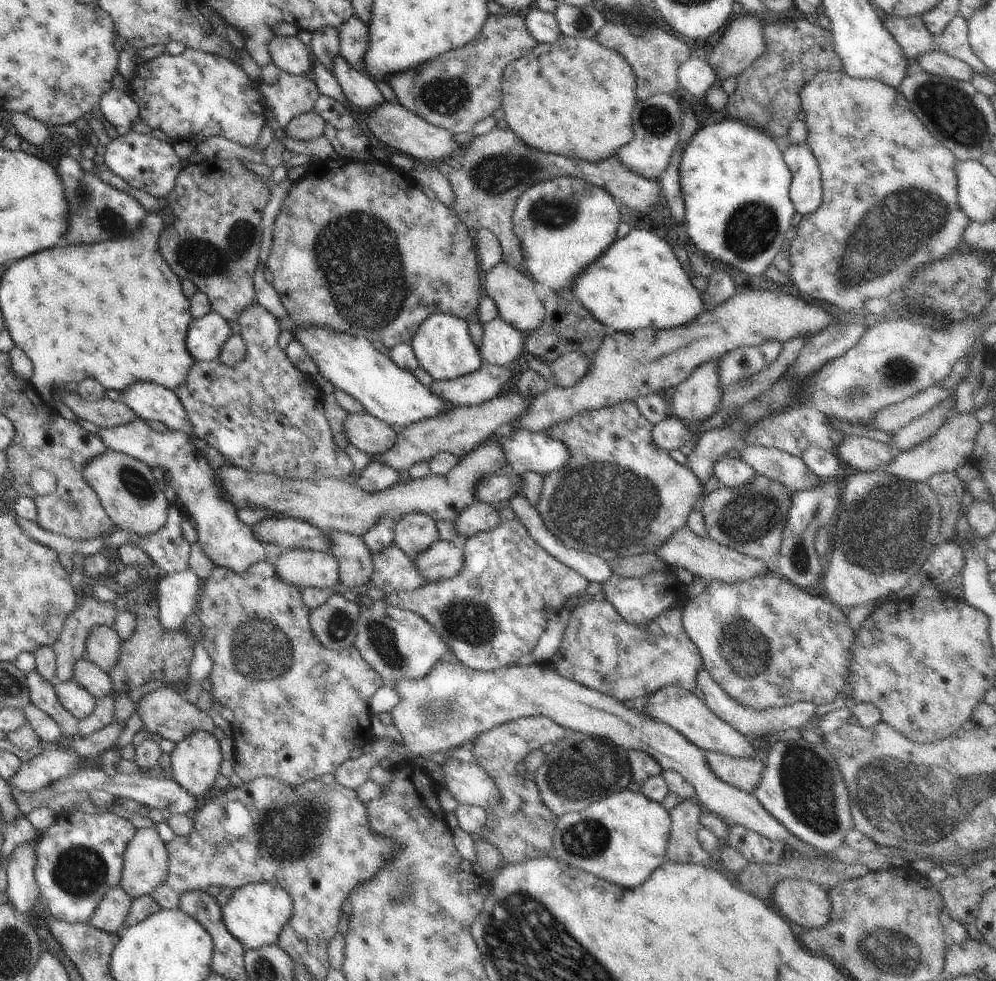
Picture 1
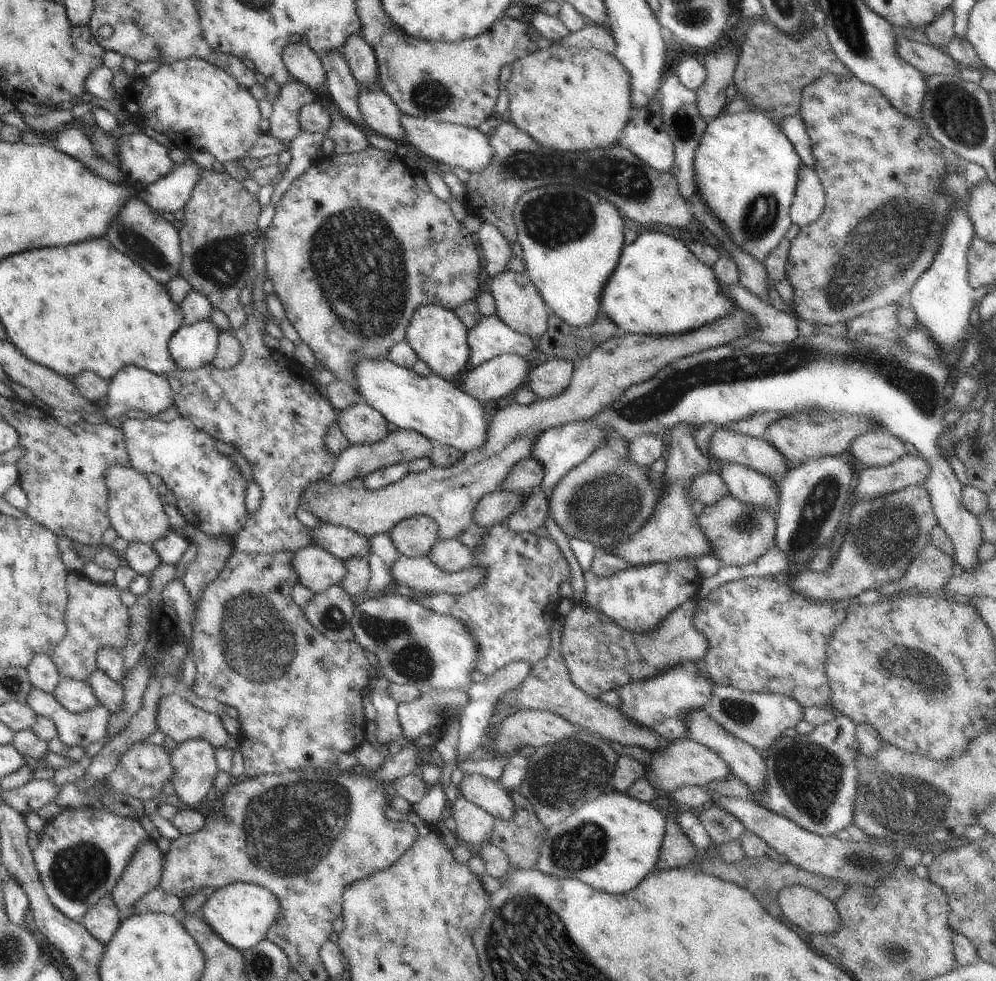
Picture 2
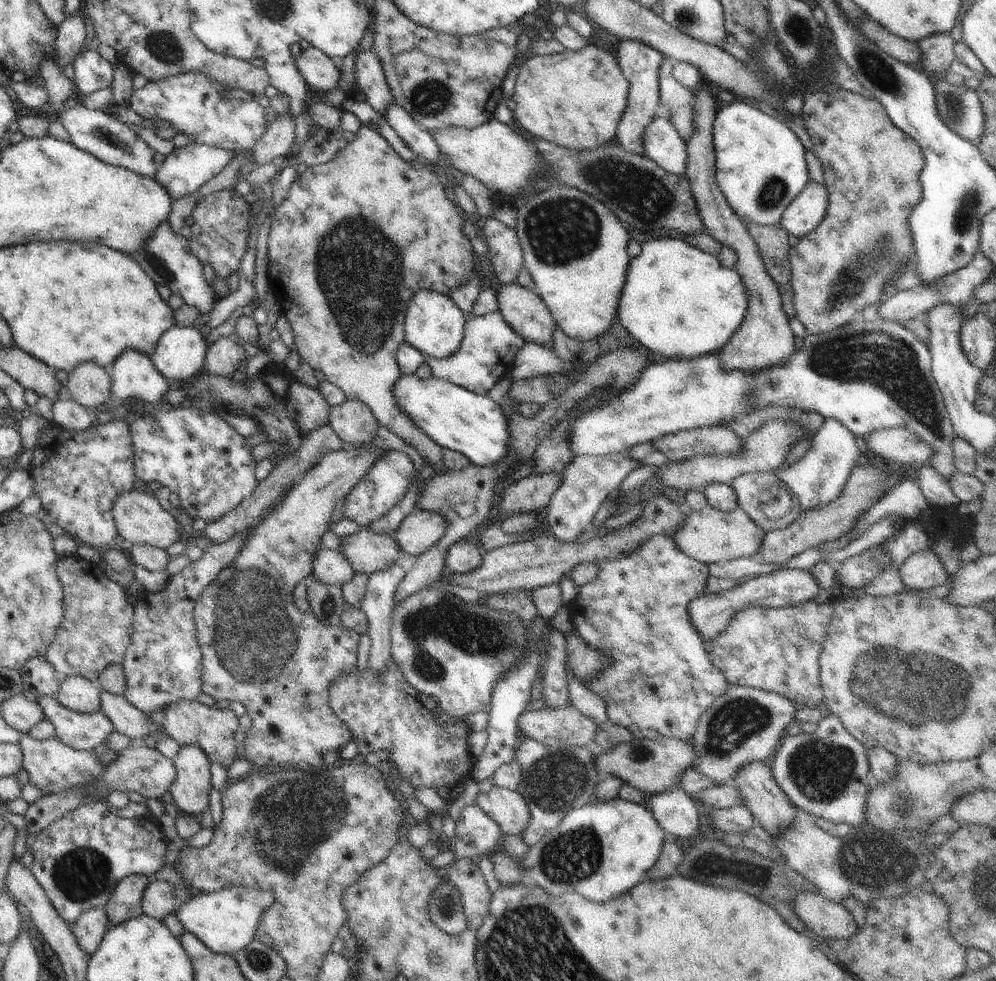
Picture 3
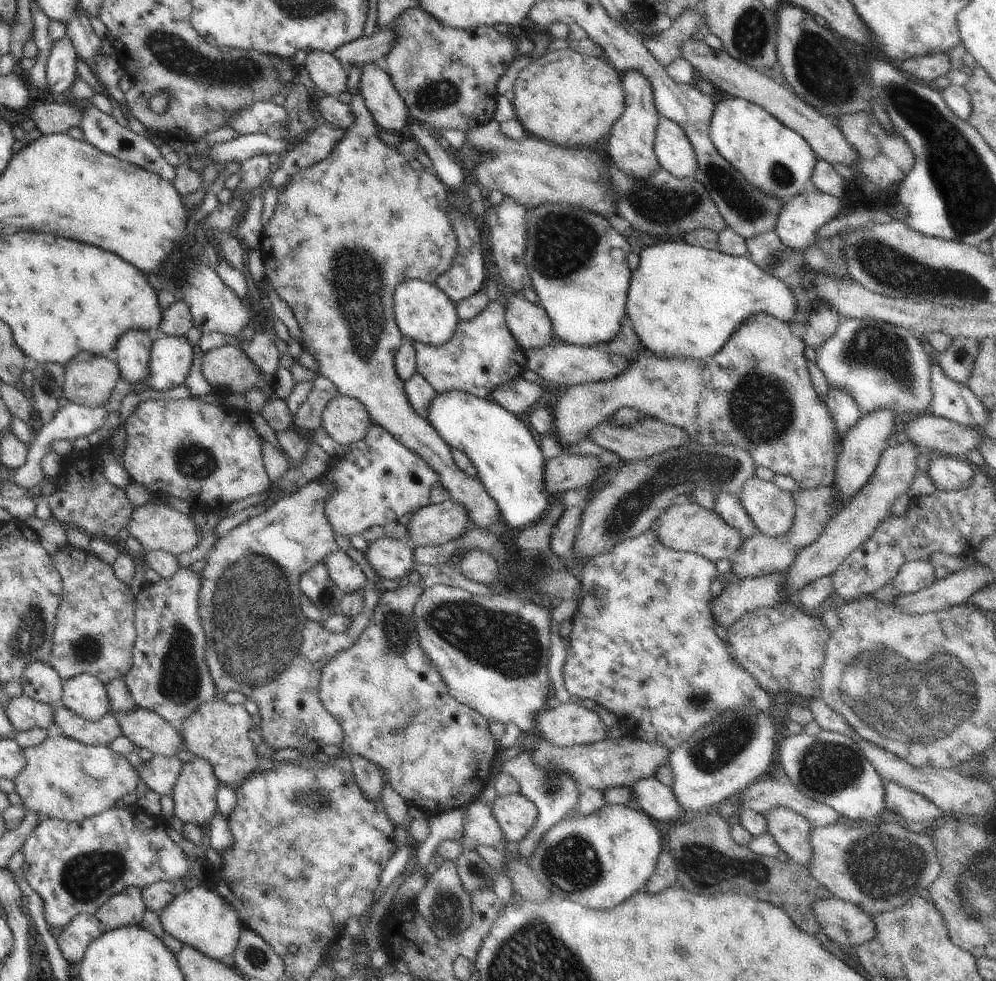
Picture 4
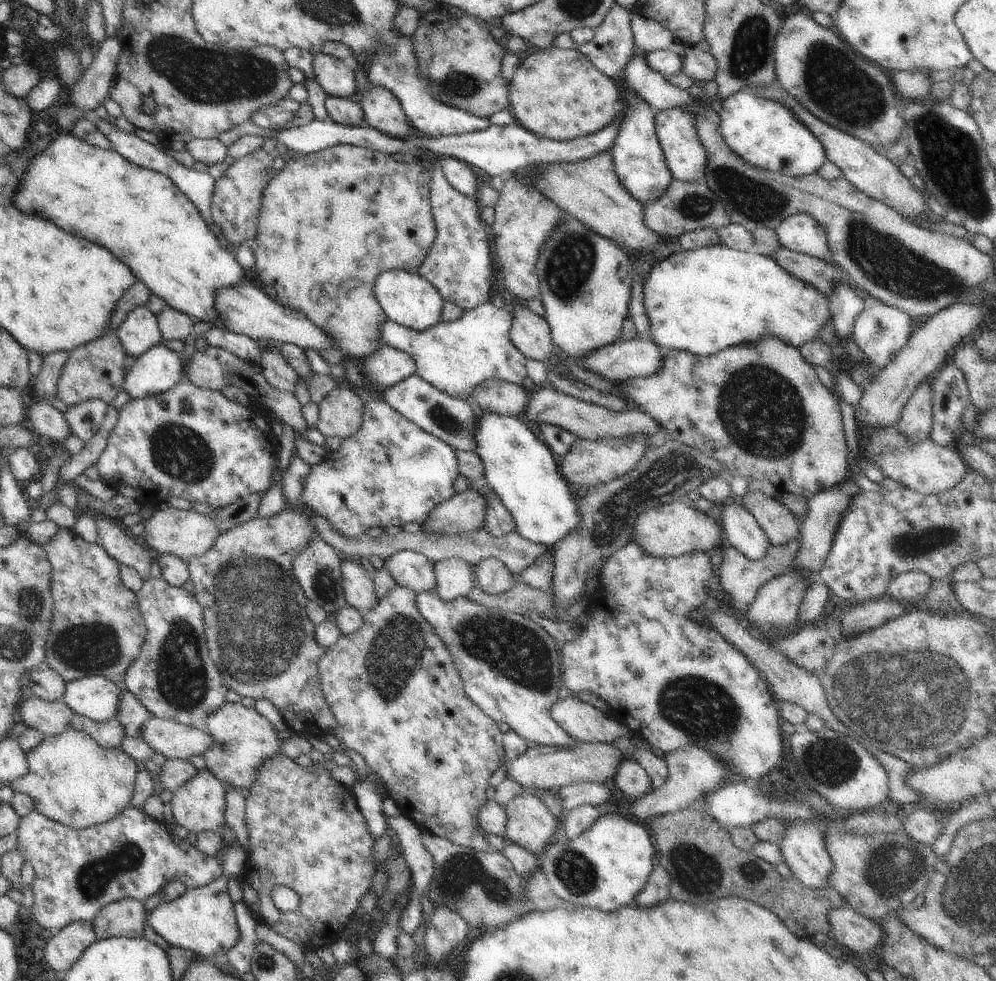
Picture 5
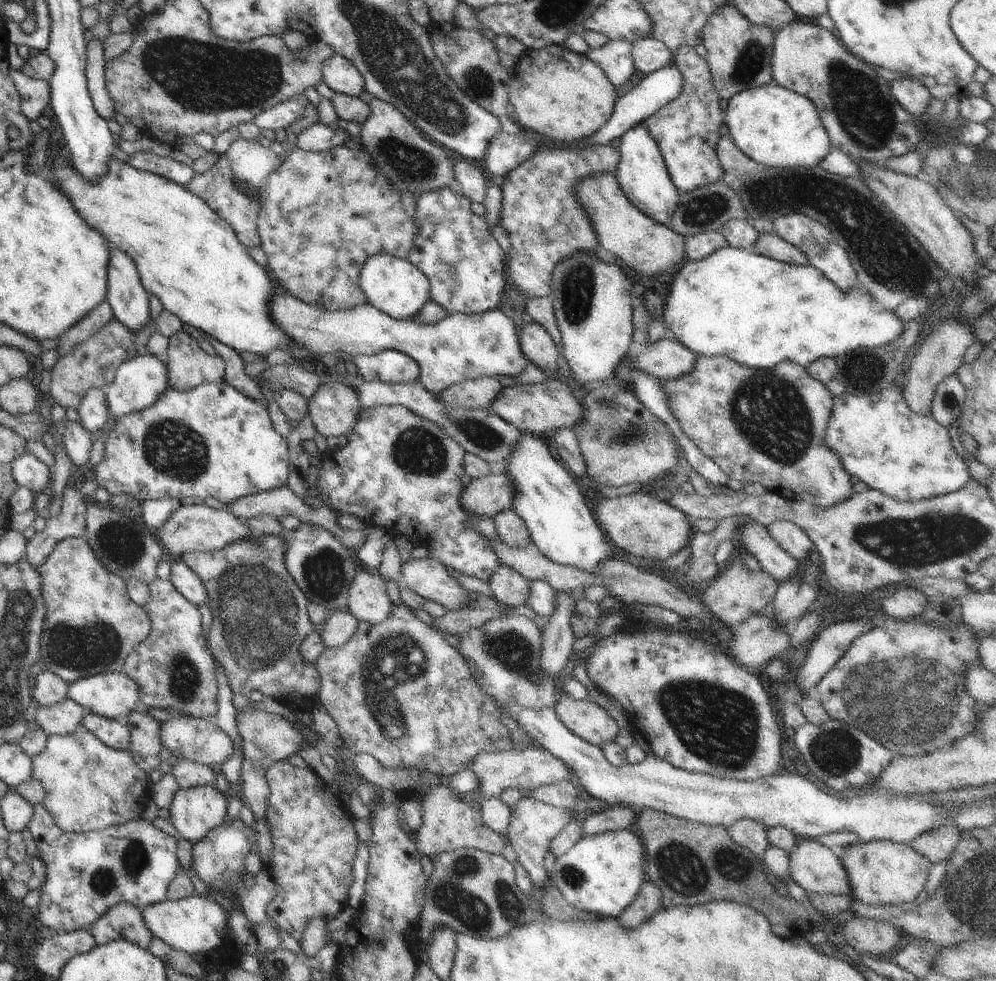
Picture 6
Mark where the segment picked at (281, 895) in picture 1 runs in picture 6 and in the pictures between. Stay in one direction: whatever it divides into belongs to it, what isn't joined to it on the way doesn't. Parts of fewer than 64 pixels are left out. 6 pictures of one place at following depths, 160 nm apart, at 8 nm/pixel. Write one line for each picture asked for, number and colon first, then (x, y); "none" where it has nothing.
2: (241, 914)
3: (226, 921)
4: (199, 917)
5: (203, 920)
6: (195, 923)

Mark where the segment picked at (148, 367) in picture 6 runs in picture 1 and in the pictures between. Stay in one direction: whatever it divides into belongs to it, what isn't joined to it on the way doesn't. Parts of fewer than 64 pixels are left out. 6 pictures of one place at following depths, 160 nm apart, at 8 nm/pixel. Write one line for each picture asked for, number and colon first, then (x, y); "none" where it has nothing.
1: (206, 336)
2: (194, 346)
3: (180, 354)
4: (171, 359)
5: (158, 370)

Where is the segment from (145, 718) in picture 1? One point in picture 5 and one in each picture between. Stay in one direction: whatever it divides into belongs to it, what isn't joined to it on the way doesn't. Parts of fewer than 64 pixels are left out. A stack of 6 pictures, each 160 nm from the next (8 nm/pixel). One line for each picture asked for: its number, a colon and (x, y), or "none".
2: (177, 718)
3: (189, 722)
4: (217, 731)
5: (243, 739)

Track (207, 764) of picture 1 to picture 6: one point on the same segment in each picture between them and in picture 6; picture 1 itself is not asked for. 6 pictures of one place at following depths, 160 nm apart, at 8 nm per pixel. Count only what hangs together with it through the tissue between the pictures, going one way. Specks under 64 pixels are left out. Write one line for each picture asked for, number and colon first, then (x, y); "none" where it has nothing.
2: (195, 770)
3: (190, 790)
4: (194, 795)
5: (198, 805)
6: (195, 811)

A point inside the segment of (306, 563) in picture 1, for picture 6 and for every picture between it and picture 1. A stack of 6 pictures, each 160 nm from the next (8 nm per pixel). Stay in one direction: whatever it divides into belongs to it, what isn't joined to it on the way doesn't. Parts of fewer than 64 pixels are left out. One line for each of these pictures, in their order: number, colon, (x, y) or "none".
2: (317, 569)
3: (330, 566)
4: (345, 571)
5: (358, 584)
6: (368, 601)

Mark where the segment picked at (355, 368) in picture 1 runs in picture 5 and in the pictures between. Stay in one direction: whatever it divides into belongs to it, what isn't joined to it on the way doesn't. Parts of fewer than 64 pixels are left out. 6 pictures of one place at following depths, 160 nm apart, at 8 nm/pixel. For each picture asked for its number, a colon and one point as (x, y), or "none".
2: (434, 407)
3: (453, 417)
4: (509, 464)
5: (522, 471)

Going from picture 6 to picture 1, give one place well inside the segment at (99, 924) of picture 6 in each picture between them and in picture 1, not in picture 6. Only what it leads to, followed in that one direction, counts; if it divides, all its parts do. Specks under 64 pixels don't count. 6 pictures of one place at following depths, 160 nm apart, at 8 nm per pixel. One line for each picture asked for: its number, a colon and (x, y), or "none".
1: (146, 862)
2: (142, 874)
3: (124, 903)
4: (127, 908)
5: (126, 917)

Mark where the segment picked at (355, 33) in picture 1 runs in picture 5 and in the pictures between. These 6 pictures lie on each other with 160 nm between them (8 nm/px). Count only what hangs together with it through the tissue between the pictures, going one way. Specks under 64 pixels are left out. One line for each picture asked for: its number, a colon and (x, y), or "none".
2: (358, 54)
3: (371, 84)
4: (389, 111)
5: (383, 111)

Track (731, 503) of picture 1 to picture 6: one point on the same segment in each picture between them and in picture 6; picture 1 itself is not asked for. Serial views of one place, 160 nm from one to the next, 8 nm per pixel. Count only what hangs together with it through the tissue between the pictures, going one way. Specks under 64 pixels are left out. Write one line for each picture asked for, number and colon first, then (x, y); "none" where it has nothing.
2: (739, 534)
3: (709, 535)
4: (685, 526)
5: (671, 530)
6: (643, 525)

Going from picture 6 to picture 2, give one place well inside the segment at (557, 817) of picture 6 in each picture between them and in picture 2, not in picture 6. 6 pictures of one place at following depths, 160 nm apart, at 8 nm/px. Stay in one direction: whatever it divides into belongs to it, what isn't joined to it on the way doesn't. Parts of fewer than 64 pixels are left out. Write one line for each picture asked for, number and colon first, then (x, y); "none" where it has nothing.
2: (489, 795)
3: (506, 807)
4: (516, 814)
5: (529, 824)

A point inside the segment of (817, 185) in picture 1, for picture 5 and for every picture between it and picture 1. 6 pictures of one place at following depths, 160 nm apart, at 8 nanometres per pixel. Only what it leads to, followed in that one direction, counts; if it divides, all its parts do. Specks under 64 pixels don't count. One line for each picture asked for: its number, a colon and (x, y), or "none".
2: (809, 201)
3: (808, 209)
4: (798, 221)
5: (801, 232)

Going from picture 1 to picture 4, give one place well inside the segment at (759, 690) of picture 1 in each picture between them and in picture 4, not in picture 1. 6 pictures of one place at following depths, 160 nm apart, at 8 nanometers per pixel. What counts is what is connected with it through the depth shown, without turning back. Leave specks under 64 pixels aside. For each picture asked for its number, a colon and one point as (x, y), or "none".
2: (762, 637)
3: (777, 650)
4: (783, 648)

